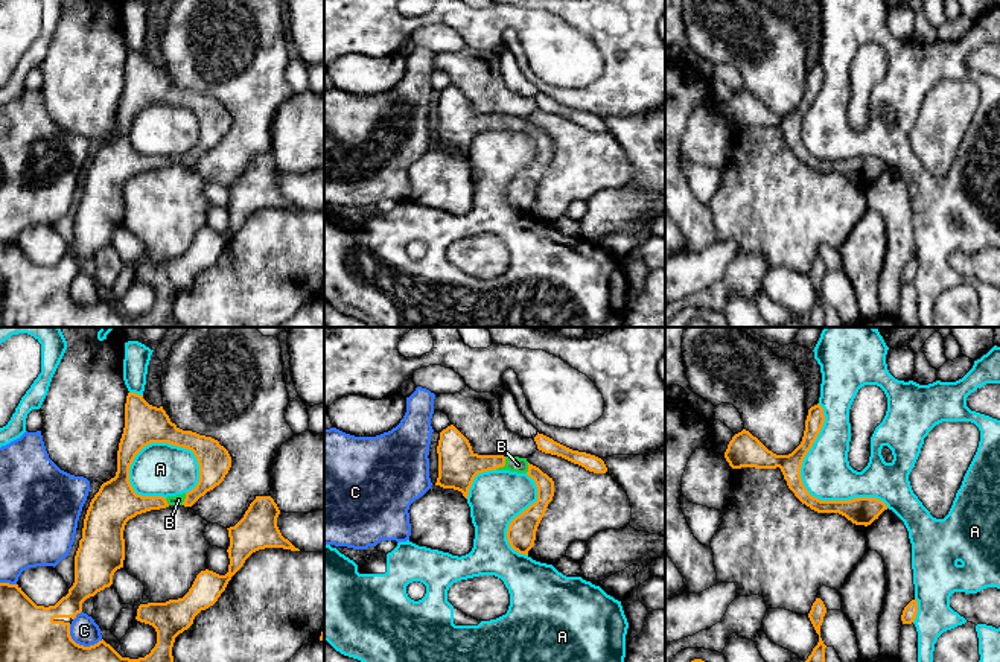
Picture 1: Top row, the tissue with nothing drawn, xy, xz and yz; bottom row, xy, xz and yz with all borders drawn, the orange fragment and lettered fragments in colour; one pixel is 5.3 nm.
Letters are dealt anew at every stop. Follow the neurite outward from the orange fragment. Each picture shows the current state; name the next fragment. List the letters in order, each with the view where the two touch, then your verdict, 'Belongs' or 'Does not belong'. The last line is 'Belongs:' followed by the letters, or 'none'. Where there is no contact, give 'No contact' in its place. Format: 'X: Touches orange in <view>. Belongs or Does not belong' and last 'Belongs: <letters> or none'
A: Touches orange in yz. Does not belong
B: Touches orange in xz. Belongs
C: Touches orange in xy. Does not belong
Belongs: B

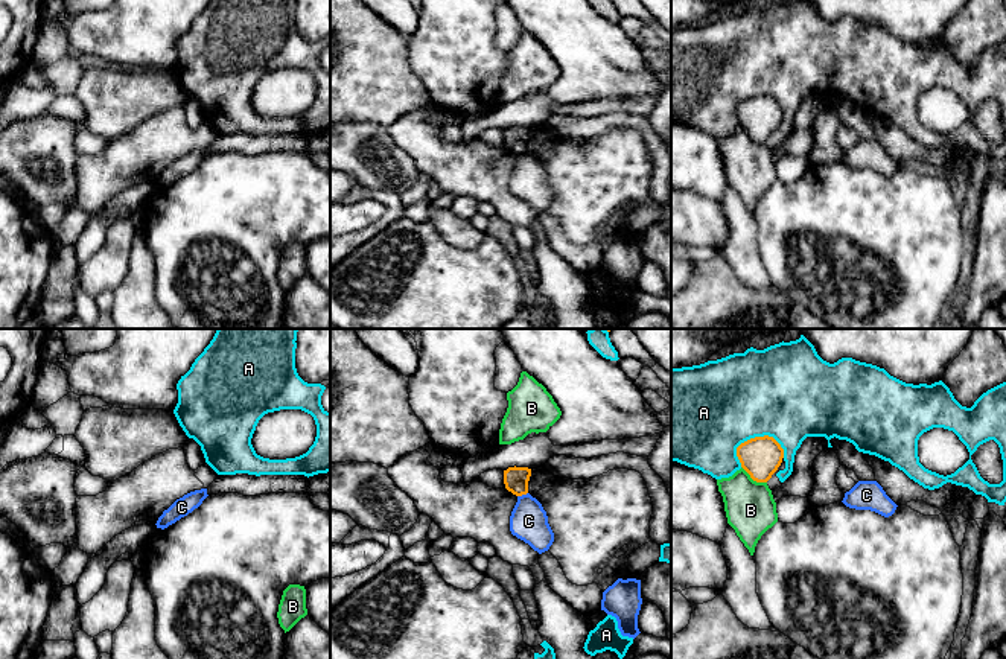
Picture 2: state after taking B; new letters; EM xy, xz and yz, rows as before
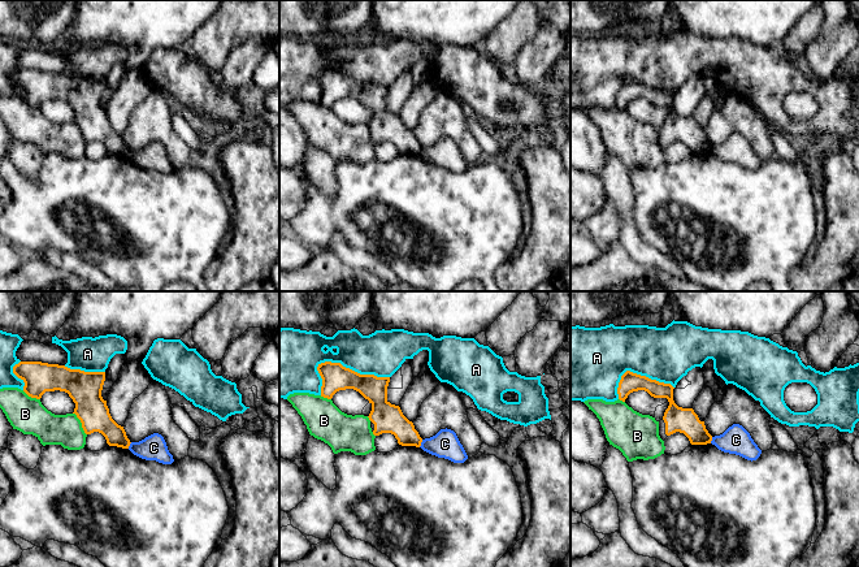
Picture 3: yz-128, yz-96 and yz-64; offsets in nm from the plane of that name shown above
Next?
A: Touches orange in yz. Does not belong
B: Touches orange in yz. Does not belong
C: Touches orange in xz. Does not belong
Belongs: none

